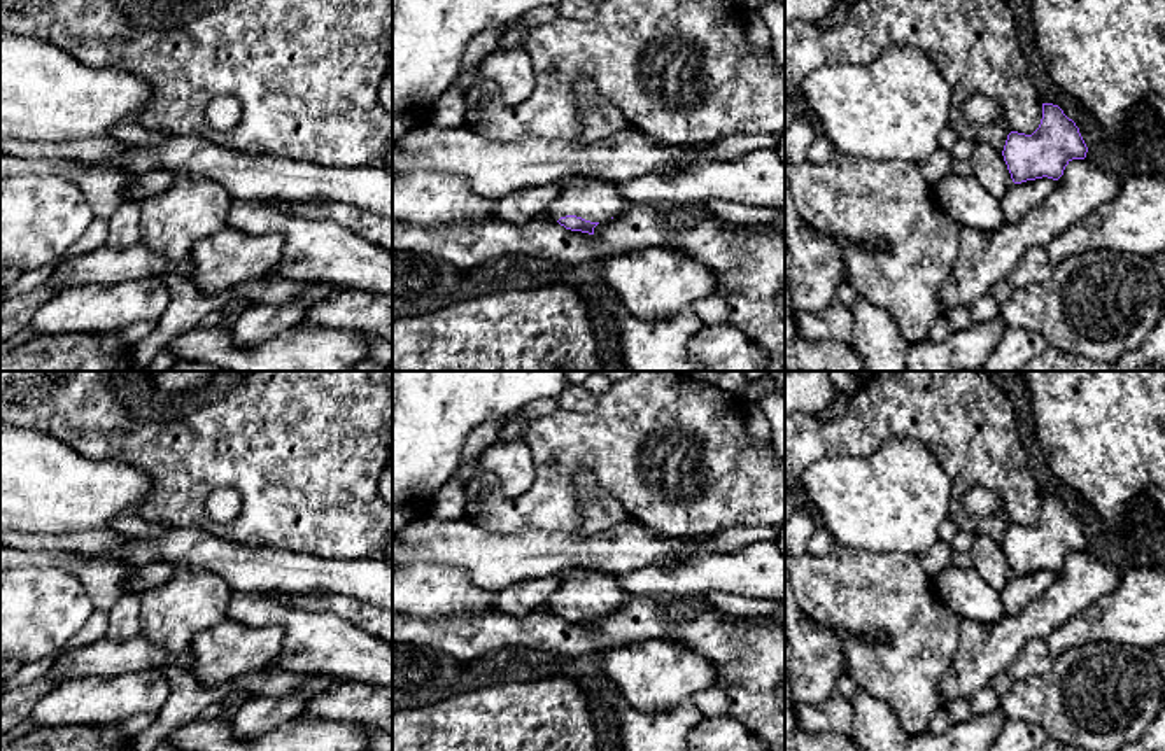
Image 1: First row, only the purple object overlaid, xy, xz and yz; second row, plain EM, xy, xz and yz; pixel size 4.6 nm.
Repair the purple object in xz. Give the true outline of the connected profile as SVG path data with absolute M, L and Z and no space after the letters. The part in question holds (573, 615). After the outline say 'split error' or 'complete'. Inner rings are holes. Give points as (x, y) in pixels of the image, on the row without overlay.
M566 569L561 585L547 599L548 611L566 621L594 627L594 620L627 600L615 576L587 569Z; split error

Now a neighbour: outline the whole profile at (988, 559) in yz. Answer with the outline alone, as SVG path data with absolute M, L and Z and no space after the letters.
M976 534L971 546L972 567L999 593L1014 576L1004 548L988 534Z

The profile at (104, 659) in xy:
M142 634L123 642L105 635L89 646L63 649L53 660L49 674L40 681L40 688L70 679L114 677L124 672L161 669L166 665L191 669L191 663L191 648L180 653L168 653L154 646Z

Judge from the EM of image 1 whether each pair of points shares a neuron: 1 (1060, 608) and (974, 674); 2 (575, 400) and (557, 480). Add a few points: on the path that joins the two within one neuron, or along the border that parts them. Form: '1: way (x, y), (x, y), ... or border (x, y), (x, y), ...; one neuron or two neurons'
1: way (1039, 618), (1020, 629), (995, 653); one neuron
2: border (600, 396), (586, 410), (559, 408); two neurons

